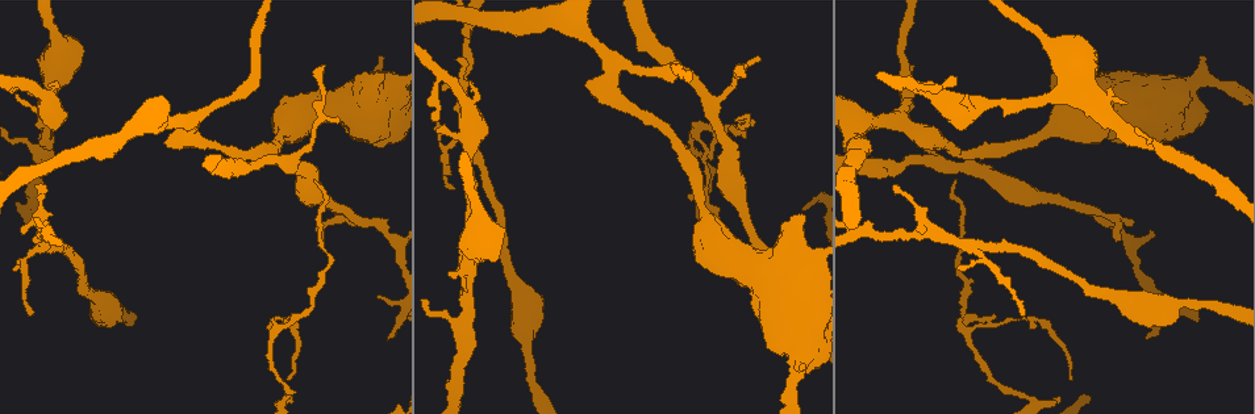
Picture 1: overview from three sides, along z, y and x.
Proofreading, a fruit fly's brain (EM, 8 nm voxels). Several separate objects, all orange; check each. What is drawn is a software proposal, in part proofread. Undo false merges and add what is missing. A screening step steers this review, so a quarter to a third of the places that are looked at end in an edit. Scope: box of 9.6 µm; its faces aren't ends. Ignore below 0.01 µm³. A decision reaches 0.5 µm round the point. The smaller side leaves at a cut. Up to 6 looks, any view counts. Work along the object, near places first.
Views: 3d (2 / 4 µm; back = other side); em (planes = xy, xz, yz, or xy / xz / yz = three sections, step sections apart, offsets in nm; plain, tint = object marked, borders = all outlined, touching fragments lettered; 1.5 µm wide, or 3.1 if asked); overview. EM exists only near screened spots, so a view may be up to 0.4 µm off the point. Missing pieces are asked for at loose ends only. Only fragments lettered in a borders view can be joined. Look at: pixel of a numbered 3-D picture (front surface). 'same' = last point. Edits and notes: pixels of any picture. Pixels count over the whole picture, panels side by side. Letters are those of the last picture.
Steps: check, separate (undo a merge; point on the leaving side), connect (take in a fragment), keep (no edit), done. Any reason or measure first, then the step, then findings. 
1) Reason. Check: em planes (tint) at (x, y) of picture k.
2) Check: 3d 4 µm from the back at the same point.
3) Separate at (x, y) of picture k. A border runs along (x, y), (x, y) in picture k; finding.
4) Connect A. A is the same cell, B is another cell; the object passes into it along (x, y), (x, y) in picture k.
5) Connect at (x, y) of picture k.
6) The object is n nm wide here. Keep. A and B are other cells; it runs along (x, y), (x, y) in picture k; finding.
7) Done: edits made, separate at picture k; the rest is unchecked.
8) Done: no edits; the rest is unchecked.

Side arm on a straight run. Check: 3d 4 µm at (917, 86) of picture 1.

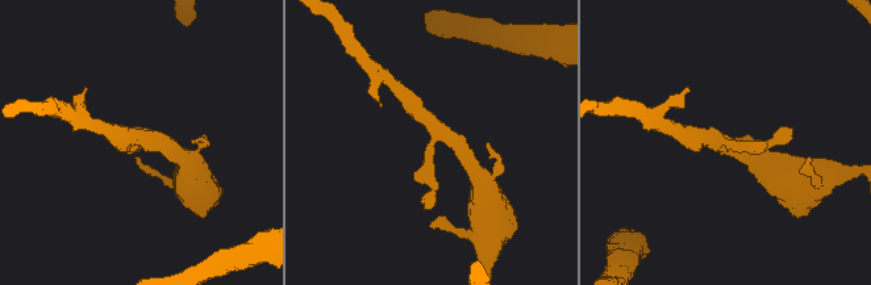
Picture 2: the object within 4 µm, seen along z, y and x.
3 arms meet here; the arms are 170, 240, 280 nm wide. Check: em xz step 4 (tint) at (720, 142) of picture 2.

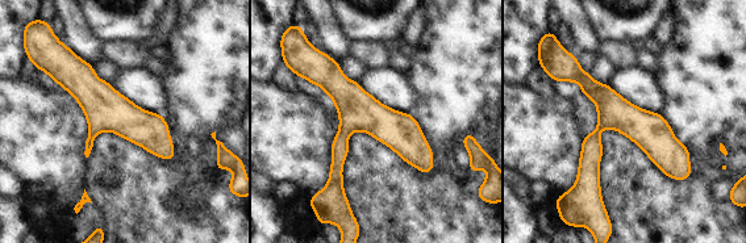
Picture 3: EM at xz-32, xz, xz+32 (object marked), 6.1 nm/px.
Another direction. Check: em planes (borders) at the same point.

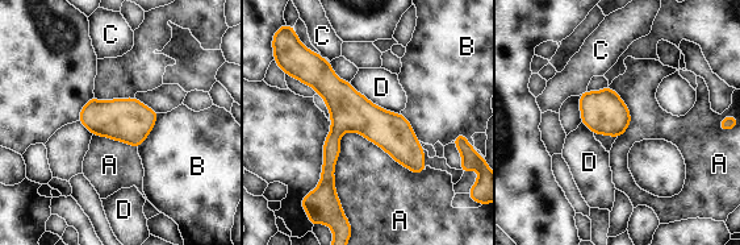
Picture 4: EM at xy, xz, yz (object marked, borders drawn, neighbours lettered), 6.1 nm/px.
Keep. A, B, C and D are other cells; one neuron here.

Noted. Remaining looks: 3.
Thin end. Check: em planes (borders) at (458, 59) of picture 1.

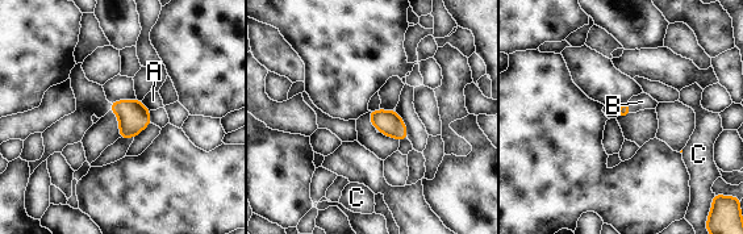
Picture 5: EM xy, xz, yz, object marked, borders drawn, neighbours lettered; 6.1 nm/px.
The longest contact is with A, 80 nm. Connect B. B is the same cell, A and C are other cells; it goes on there.

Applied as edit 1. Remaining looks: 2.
Done: edits made, connect at picture 5; the rest is unchecked.

